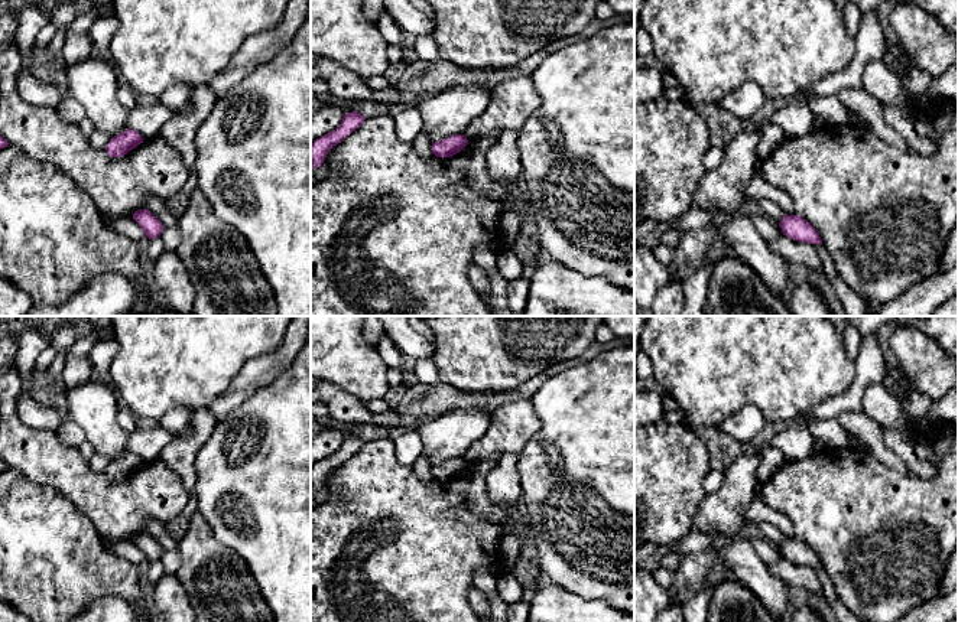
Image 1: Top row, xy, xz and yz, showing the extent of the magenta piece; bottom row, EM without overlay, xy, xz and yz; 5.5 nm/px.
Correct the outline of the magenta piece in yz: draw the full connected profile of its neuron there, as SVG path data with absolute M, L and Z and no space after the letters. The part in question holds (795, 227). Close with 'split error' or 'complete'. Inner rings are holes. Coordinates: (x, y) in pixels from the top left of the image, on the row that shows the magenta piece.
M787 215L779 222L783 235L793 241L808 242L808 244L822 244L822 240L816 229L799 215Z | complete

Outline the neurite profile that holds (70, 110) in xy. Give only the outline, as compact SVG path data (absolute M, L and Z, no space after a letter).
M72 97L62 98L58 107L55 107L58 115L69 124L78 124L87 117L85 108Z

